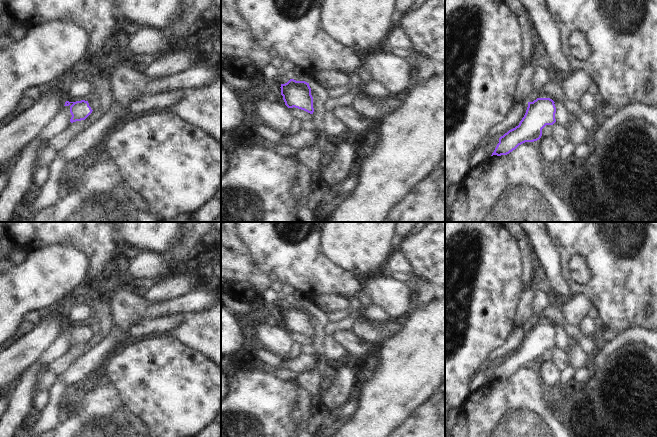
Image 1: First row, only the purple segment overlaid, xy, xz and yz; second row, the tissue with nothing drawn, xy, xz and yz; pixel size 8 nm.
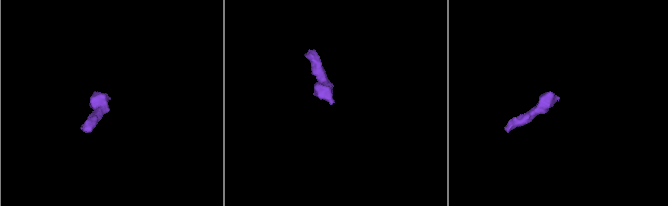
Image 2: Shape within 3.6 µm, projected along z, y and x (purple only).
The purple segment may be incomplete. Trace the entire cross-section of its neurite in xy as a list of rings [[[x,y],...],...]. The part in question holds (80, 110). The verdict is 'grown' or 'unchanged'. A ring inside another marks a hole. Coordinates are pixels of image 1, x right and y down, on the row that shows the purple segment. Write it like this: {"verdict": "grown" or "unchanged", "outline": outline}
{"verdict": "unchanged", "outline": [[[85,100],[76,101],[76,102],[66,101],[64,106],[70,107],[70,113],[72,115],[70,119],[71,123],[85,120],[93,111],[89,106],[88,101]]]}

